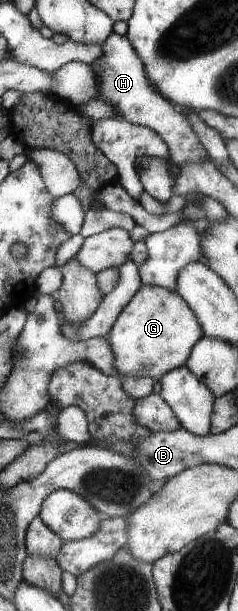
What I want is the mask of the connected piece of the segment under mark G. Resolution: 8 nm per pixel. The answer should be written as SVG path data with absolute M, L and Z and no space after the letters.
M142 285L107 333L113 365L121 379L147 376L160 379L165 373L187 365L192 350L203 338L199 319L188 303L176 291L155 285Z

